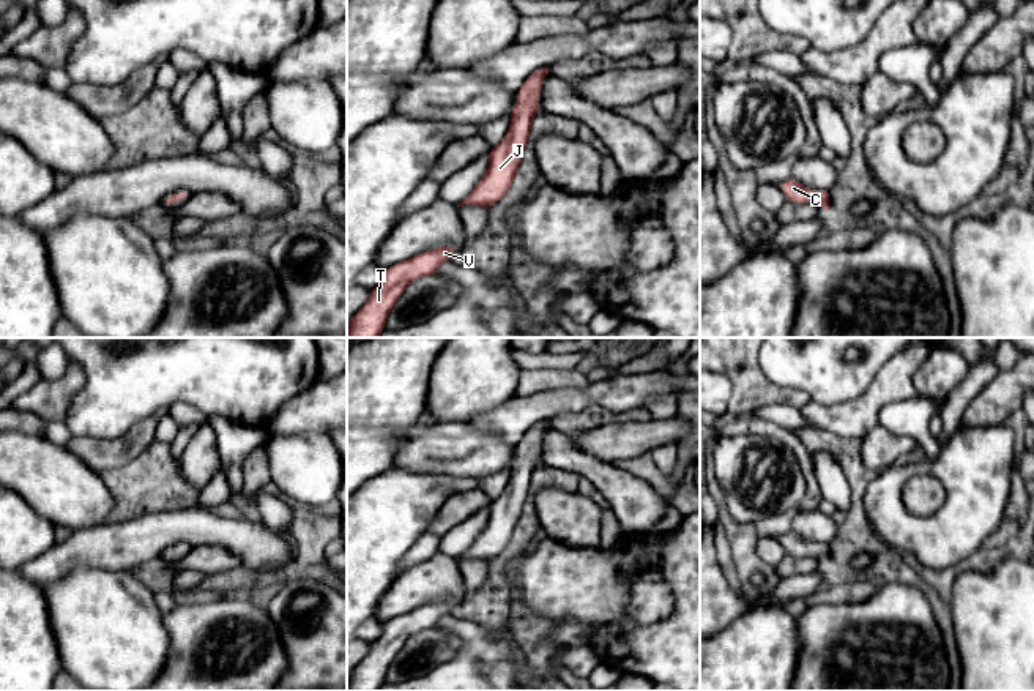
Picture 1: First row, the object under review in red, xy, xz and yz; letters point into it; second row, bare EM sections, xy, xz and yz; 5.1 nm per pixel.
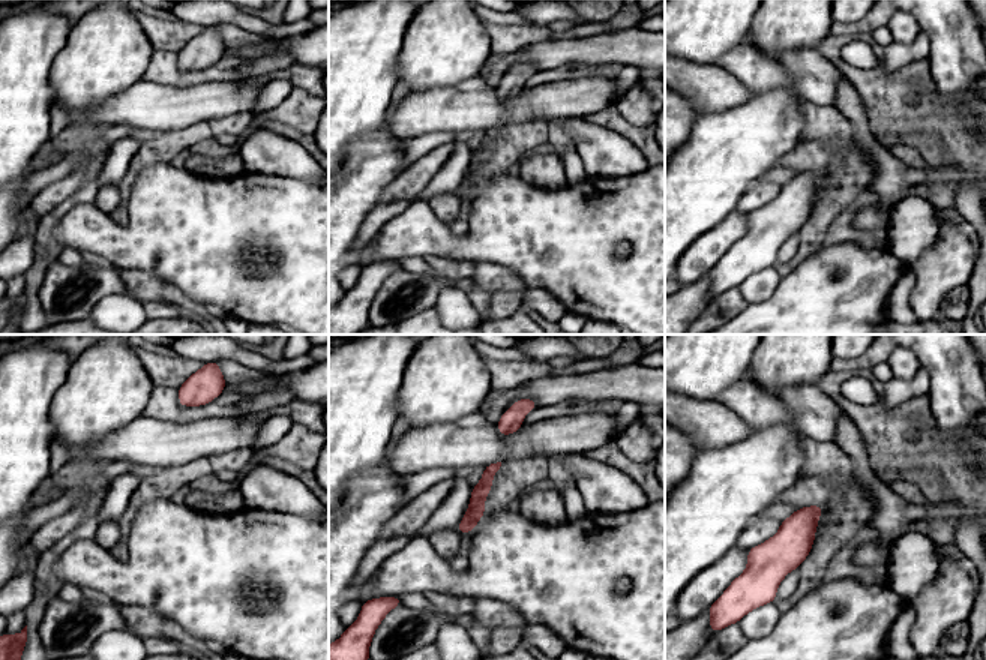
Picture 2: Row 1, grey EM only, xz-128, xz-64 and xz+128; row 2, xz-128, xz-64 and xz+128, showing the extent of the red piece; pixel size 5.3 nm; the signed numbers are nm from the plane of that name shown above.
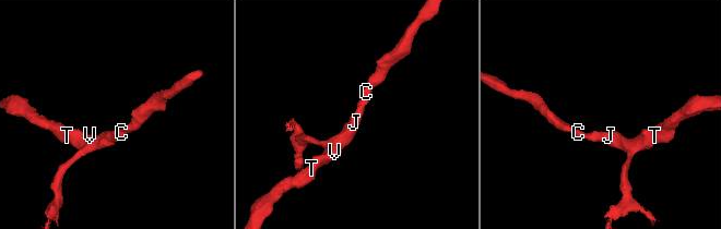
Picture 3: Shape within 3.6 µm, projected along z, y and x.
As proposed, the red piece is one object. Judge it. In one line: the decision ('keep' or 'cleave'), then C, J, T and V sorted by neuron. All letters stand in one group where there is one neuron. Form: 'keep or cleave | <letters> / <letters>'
keep | C J T V

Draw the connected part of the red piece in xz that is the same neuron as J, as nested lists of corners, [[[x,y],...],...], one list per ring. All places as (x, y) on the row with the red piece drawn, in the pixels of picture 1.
[[[549,68],[534,71],[517,90],[520,99],[509,114],[511,126],[503,140],[490,148],[489,167],[476,188],[463,199],[462,207],[478,205],[489,210],[511,189],[522,155],[530,139],[531,121],[542,106],[536,101]]]

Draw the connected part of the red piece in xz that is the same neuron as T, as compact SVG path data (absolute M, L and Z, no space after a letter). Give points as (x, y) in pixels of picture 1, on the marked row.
M457 246L424 251L381 271L381 281L372 289L366 304L351 317L347 338L378 338L385 330L389 311L405 289L422 276L438 275L438 267L451 260L457 251Z

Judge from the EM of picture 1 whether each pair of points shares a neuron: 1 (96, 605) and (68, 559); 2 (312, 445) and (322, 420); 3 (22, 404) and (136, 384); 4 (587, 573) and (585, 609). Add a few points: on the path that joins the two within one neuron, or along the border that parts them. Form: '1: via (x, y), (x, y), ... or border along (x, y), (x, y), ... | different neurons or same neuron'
1: border along (112, 570), (74, 568), (57, 581), (41, 586) | different neurons
2: border along (327, 433), (281, 436) | different neurons
3: border along (71, 358), (84, 384), (63, 420) | different neurons
4: via (587, 582), (587, 600) | same neuron

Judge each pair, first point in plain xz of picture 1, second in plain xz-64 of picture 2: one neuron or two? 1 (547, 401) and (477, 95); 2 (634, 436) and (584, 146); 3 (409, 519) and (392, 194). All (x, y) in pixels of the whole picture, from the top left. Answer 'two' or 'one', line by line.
1: two
2: two
3: two

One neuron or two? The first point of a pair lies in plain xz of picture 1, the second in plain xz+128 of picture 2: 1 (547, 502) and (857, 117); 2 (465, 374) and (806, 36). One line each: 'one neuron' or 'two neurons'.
1: one neuron
2: one neuron

